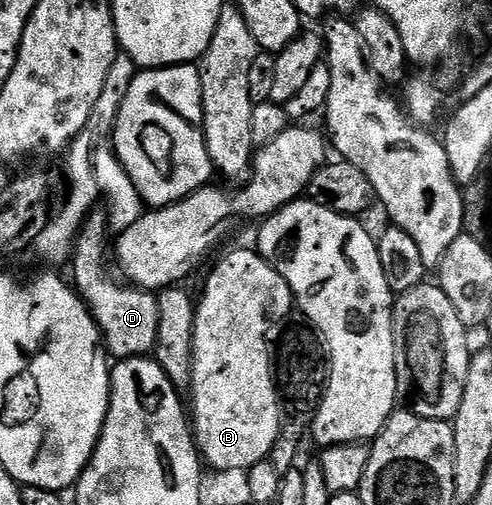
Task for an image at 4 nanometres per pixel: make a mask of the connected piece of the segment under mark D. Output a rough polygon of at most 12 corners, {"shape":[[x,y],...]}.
{"shape":[[84,217],[69,267],[115,360],[150,355],[157,297],[118,286],[109,218]]}

